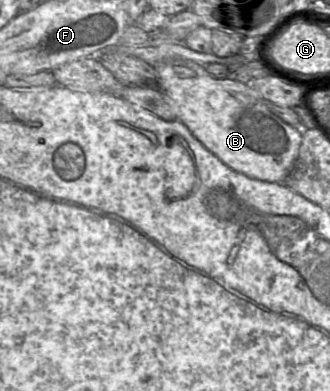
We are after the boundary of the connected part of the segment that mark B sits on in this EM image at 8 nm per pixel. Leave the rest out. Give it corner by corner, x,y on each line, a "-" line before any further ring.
177,58
170,59
164,61
162,63
156,64
156,73
157,80
156,86
160,89
163,95
166,98
167,103
170,108
173,110
176,120
182,122
192,133
192,135
211,153
217,156
225,165
234,171
244,174
250,178
266,181
269,183
283,183
287,176
292,171
295,166
296,159
298,158
299,149
302,143
302,132
294,128
293,126
287,124
282,119
274,115
268,108
266,103
270,103
265,101
258,92
256,92
253,88
249,87
247,84
236,81
234,79
226,78
226,79
218,79
210,75
204,65
201,65
197,62

